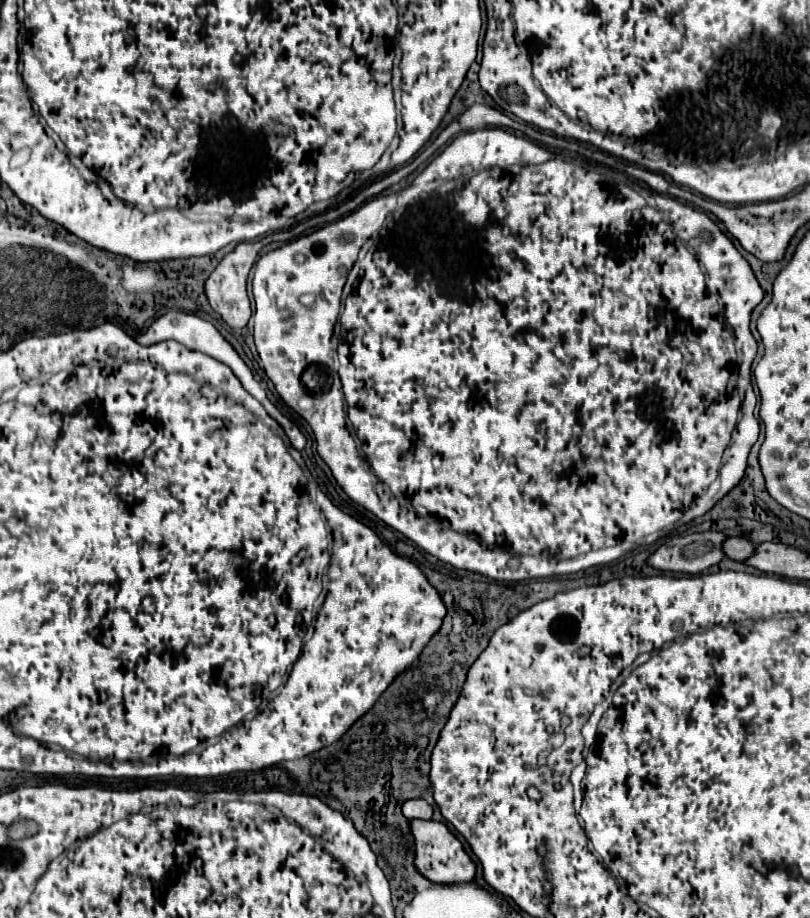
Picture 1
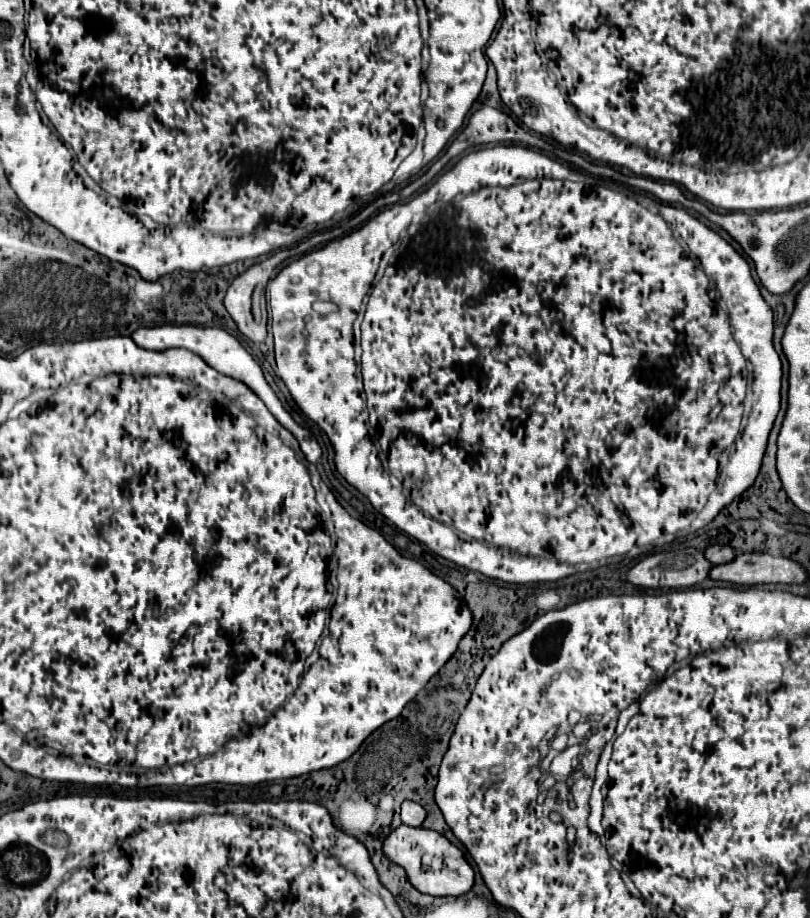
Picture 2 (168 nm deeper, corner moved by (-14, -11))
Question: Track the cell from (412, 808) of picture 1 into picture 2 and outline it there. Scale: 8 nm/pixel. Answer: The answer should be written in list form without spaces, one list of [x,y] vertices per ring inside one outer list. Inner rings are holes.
[[[403,801],[401,803],[401,821],[409,827],[419,827],[423,823],[423,815],[427,815],[423,811],[423,807],[419,803],[413,801]]]

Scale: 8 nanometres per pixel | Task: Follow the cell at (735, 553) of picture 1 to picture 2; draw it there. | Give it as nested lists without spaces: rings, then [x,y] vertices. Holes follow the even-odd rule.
[[[709,545],[703,555],[713,563],[713,565],[719,565],[719,563],[725,563],[725,561],[731,561],[735,557],[733,549],[731,547],[725,547],[725,545]]]

